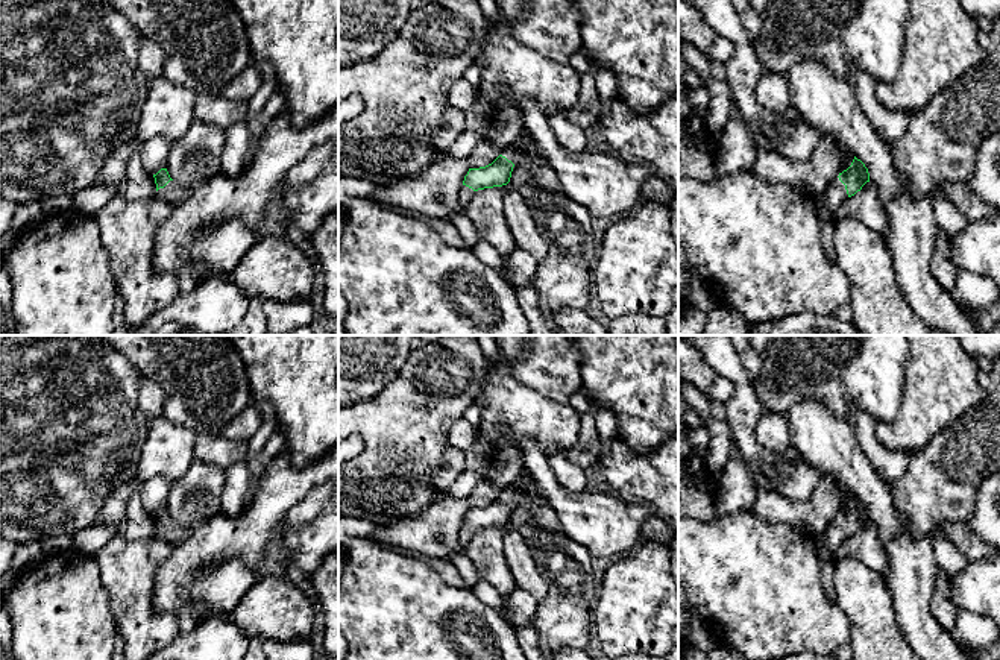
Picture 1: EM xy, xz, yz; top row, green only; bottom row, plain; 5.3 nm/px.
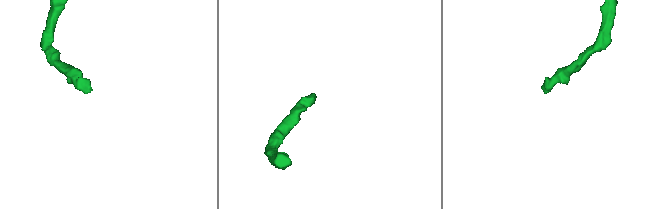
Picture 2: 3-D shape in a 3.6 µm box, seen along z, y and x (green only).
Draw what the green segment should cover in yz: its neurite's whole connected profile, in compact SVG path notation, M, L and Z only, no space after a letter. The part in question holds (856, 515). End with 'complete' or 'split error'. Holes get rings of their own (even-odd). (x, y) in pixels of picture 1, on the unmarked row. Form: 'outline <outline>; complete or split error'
outline M854 496L851 505L839 513L839 516L832 520L819 536L821 540L816 545L818 555L833 561L835 552L841 543L860 531L866 522L869 522L868 508Z; split error

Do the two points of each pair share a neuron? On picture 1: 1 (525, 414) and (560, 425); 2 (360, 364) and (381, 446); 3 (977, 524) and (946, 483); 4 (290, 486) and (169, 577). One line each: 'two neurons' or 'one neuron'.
1: one neuron
2: two neurons
3: two neurons
4: one neuron

